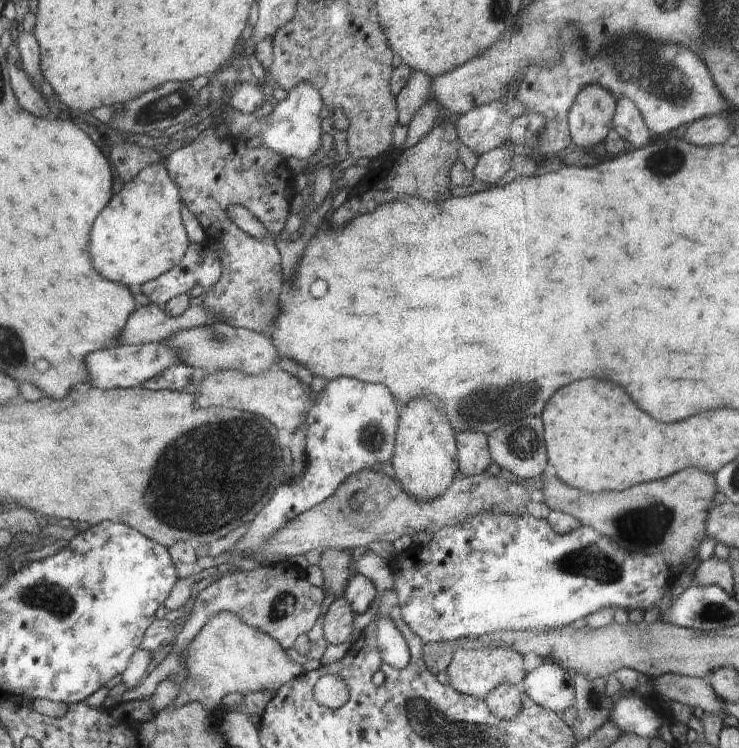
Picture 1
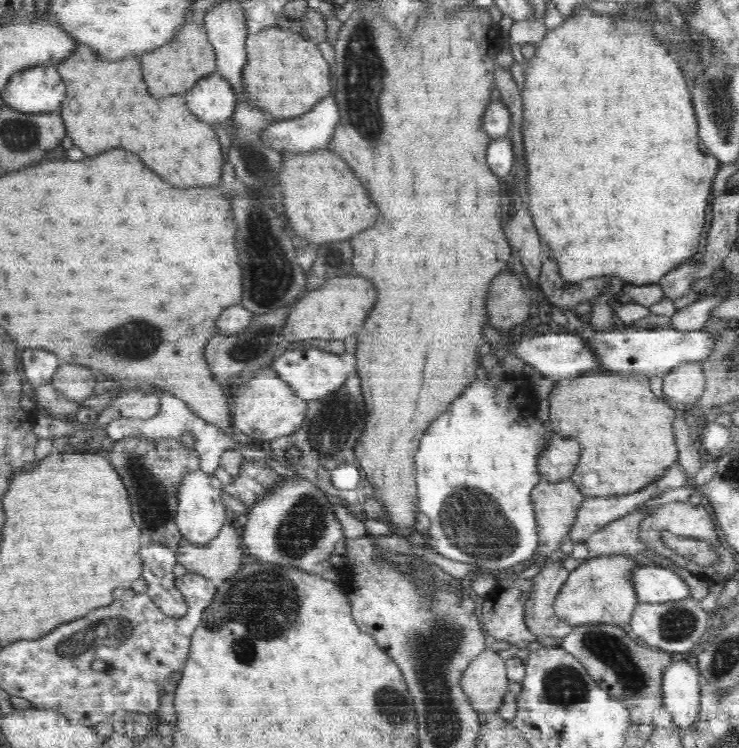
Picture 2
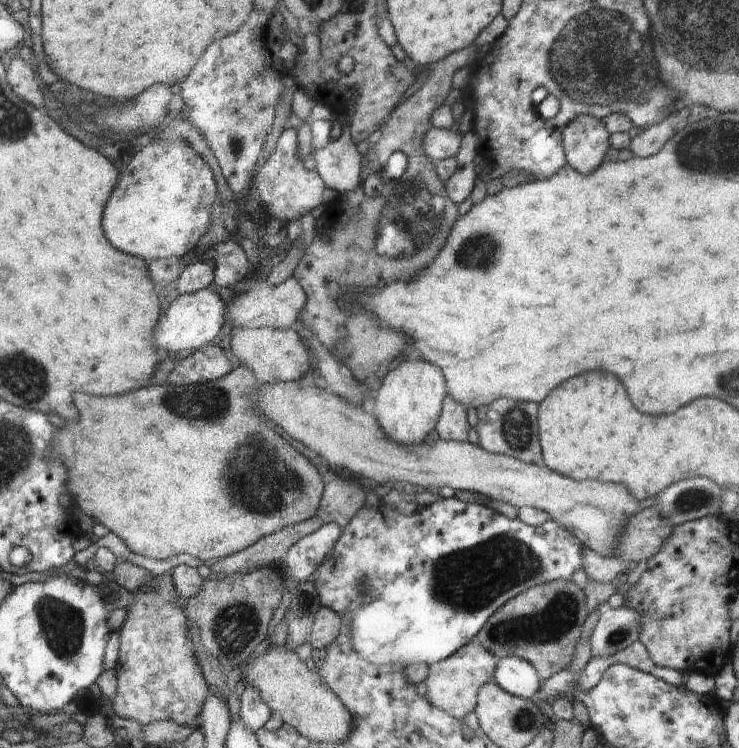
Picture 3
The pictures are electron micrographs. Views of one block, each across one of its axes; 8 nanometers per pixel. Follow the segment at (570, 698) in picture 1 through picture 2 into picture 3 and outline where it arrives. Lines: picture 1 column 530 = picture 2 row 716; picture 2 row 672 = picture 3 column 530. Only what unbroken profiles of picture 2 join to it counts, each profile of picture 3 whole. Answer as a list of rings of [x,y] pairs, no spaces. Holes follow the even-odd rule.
[[[502,657],[499,658],[493,681],[510,694],[532,699],[536,697],[543,680],[529,661],[517,657]]]

